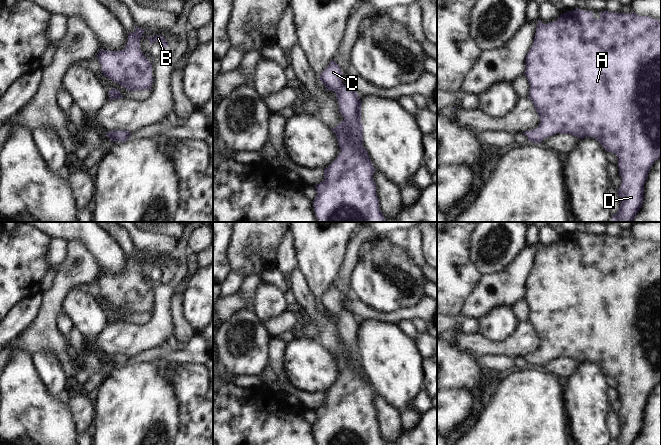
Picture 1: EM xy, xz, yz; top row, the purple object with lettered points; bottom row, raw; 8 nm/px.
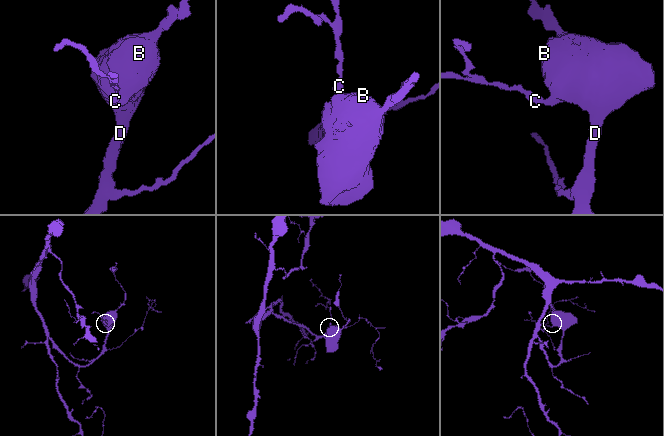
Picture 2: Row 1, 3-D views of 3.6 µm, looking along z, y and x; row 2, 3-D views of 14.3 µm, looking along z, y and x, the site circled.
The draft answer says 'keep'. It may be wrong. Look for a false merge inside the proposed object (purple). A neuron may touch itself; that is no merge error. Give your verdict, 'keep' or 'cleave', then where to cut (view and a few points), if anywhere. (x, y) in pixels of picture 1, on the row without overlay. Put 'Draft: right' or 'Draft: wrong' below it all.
keep; no cut
Draft: right

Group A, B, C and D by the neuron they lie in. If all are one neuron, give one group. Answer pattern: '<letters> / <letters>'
A B C D

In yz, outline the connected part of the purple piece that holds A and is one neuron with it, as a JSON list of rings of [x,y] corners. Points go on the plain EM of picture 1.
[[[576,232],[560,239],[555,246],[543,248],[537,244],[534,267],[526,279],[526,295],[524,299],[528,303],[530,315],[528,322],[532,325],[539,341],[540,348],[537,352],[525,355],[523,358],[528,361],[529,366],[542,367],[544,362],[554,358],[569,358],[579,363],[593,361],[597,363],[607,376],[614,377],[618,381],[619,399],[622,407],[617,414],[620,421],[620,432],[613,439],[612,445],[633,445],[636,438],[642,431],[644,424],[644,408],[648,402],[648,397],[656,384],[661,381],[661,244],[647,240],[639,240],[634,236],[630,238],[610,236],[605,234],[600,237],[600,243],[593,241],[593,237]]]

